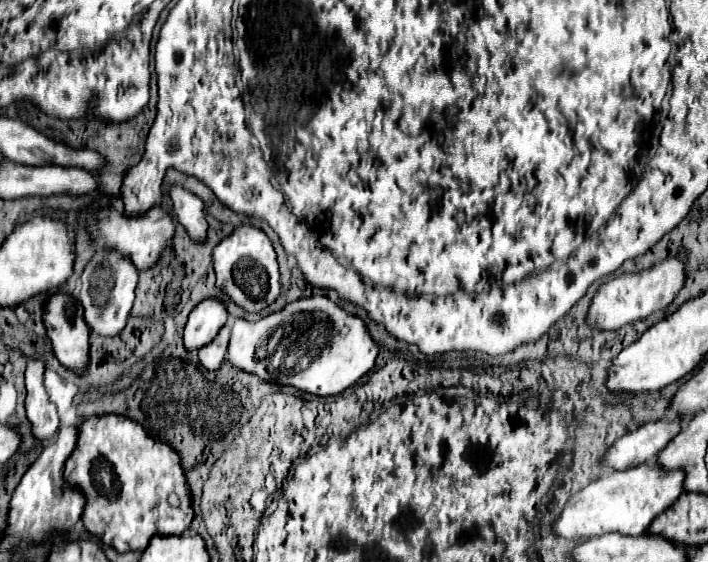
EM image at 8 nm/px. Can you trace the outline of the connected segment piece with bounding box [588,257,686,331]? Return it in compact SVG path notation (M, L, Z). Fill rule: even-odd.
M670 257L662 263L656 263L650 269L624 273L600 287L598 295L592 299L590 305L588 325L606 331L616 331L638 319L644 321L652 313L666 311L668 305L678 297L682 285L686 285L686 265L678 257Z

